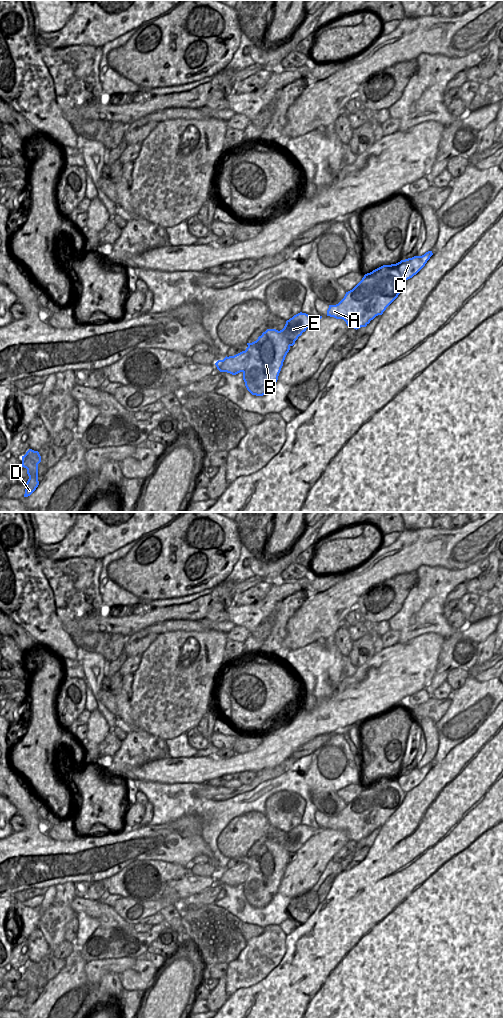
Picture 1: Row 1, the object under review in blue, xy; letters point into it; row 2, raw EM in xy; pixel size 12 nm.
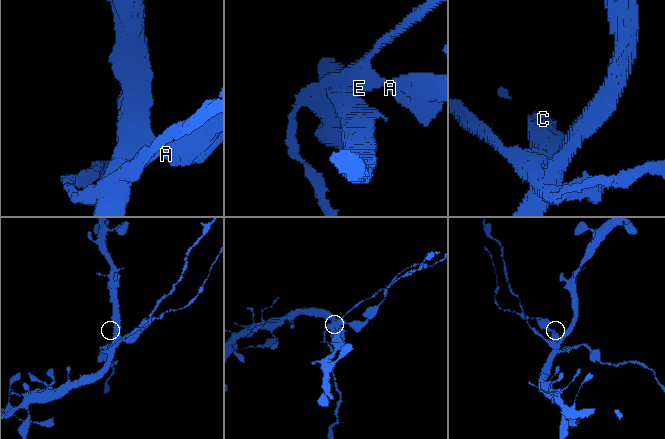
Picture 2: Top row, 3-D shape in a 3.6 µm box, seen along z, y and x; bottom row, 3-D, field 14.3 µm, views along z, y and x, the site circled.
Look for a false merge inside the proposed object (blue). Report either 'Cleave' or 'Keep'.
Cleave.

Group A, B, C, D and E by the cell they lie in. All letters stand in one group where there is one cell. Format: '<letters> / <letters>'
A E / B C D

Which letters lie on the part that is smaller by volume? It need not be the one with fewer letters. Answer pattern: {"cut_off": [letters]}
{"cut_off": ["A", "E"]}

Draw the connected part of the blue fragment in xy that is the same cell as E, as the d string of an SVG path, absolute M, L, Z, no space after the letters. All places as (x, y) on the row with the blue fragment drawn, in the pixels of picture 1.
M300 312L287 320L284 328L280 332L290 342L290 346L293 346L298 337L321 318L322 316L314 317L313 315Z

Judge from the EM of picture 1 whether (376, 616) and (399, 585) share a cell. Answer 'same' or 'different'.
same

